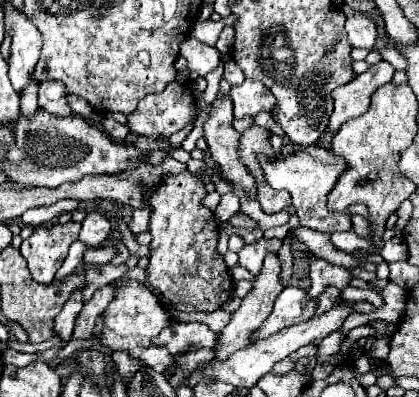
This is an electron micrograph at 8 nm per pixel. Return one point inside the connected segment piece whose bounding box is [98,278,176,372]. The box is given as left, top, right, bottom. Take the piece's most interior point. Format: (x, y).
(130, 322)

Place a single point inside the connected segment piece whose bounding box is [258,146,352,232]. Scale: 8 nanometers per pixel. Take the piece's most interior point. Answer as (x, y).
(309, 175)

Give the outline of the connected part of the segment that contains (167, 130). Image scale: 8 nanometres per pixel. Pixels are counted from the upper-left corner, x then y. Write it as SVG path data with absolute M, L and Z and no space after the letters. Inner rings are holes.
M176 80L166 86L164 92L152 94L140 100L138 108L128 116L128 128L136 136L146 136L146 138L160 138L160 136L172 136L174 132L182 130L190 118L194 118L196 112L196 100L192 94L190 84L178 84Z

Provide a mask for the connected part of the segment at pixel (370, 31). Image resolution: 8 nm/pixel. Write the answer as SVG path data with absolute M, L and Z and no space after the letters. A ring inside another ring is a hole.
M358 12L348 16L346 18L346 34L348 34L348 40L354 48L366 48L366 50L374 48L376 26L368 16L358 14Z

